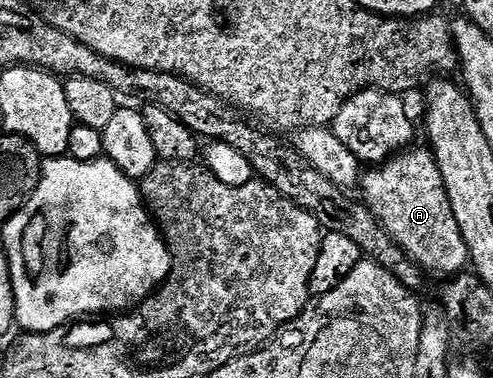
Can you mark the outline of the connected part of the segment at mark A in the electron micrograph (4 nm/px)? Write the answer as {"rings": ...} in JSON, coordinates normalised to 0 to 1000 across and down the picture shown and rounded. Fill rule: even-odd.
{"rings":[[[866,392],[811,399],[777,437],[740,450],[728,476],[732,524],[789,622],[862,720],[927,730],[951,698],[947,646],[909,526],[899,463]]]}

